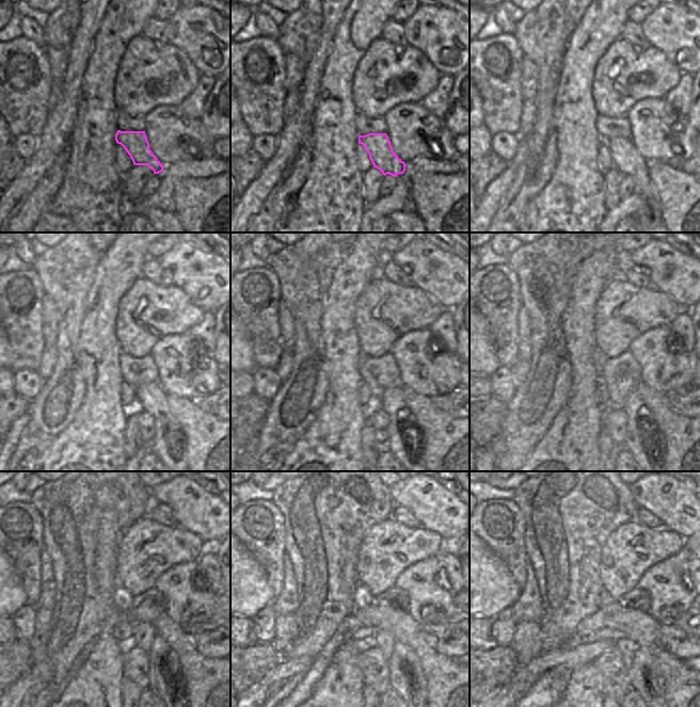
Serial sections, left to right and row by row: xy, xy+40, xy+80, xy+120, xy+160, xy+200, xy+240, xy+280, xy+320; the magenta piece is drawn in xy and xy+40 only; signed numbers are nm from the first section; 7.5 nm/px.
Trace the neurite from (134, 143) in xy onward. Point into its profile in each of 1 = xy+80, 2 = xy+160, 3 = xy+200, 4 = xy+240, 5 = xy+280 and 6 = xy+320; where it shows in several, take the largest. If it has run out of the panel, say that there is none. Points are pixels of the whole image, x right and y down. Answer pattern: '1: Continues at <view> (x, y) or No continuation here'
1: Continues at xy+80 (625, 158)
2: Continues at xy+160 (392, 402)
3: Continues at xy+200 (636, 411)
4: Continues at xy+240 (161, 657)
5: Continues at xy+280 (401, 660)
6: Continues at xy+320 (642, 678).

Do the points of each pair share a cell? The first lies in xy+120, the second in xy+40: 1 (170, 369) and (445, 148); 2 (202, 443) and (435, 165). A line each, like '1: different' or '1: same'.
1: same
2: different

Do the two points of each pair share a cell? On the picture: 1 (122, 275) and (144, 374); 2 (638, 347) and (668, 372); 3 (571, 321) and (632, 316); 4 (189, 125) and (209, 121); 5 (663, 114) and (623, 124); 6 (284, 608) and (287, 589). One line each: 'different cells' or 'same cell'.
1: different cells
2: same cell
3: different cells
4: different cells
5: different cells
6: same cell

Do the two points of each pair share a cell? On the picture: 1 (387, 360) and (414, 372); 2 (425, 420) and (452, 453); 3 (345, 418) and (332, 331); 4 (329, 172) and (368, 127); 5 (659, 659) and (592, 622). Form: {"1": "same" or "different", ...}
{"1": "different", "2": "same", "3": "same", "4": "different", "5": "same"}

